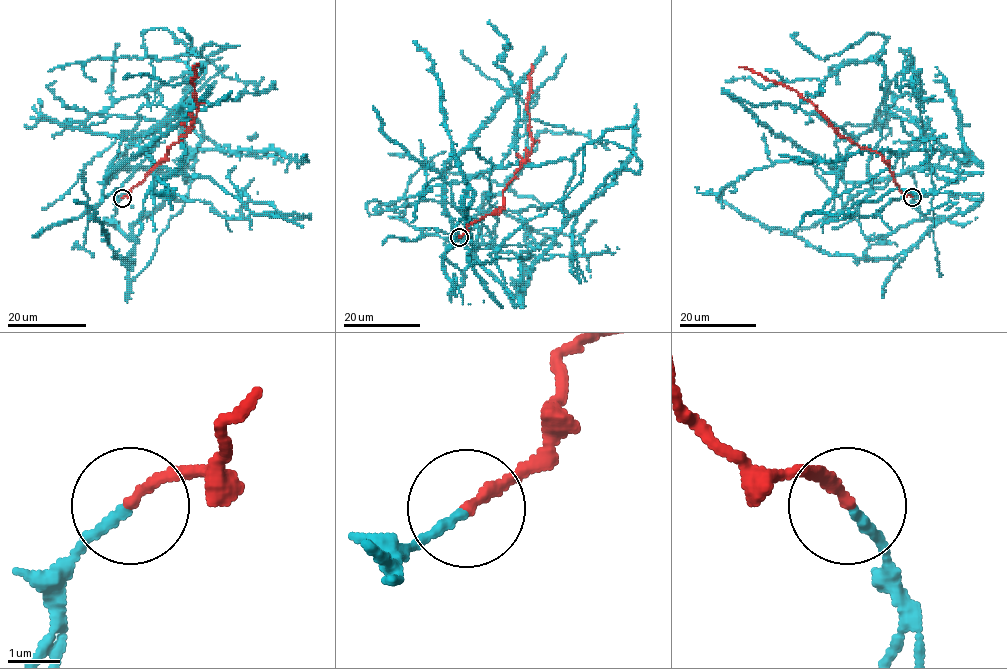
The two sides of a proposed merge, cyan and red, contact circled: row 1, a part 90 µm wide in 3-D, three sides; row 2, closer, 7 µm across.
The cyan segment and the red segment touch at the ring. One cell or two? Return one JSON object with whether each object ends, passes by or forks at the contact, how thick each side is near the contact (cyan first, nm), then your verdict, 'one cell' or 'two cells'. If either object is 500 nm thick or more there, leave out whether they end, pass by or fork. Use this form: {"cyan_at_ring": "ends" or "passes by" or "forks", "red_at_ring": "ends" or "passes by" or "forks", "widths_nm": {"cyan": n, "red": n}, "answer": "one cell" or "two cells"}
{"cyan_at_ring": "ends", "red_at_ring": "ends", "widths_nm": {"cyan": 190, "red": 200}, "answer": "two cells"}

